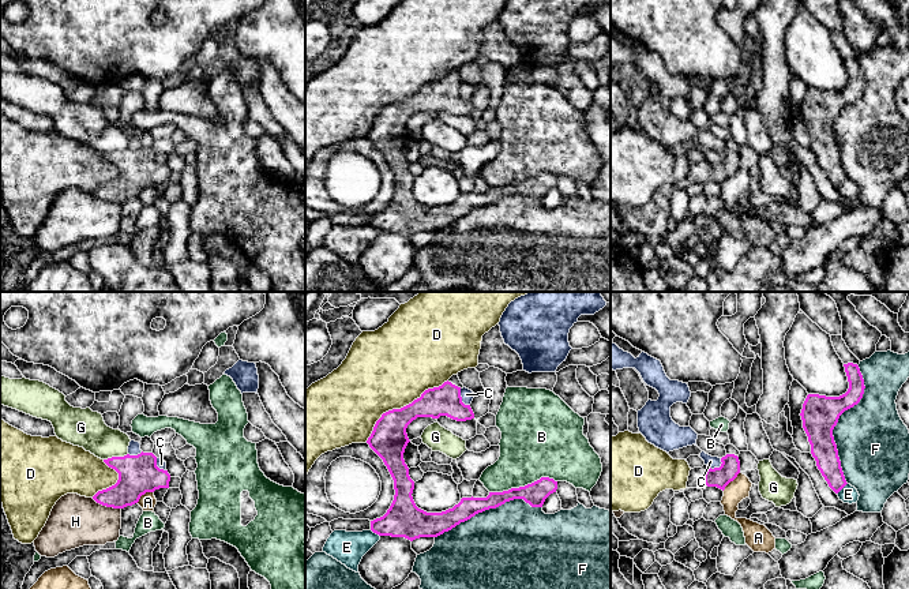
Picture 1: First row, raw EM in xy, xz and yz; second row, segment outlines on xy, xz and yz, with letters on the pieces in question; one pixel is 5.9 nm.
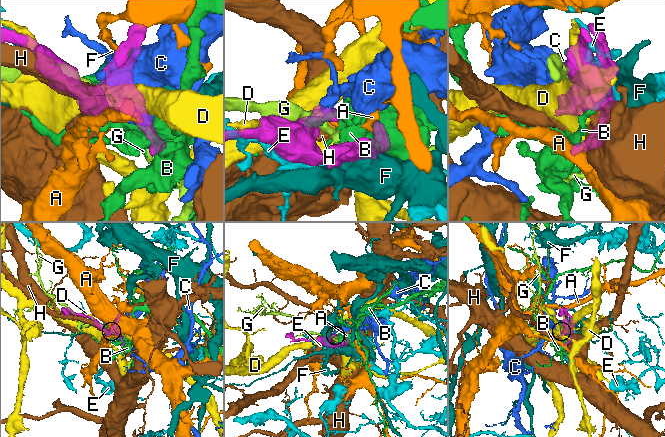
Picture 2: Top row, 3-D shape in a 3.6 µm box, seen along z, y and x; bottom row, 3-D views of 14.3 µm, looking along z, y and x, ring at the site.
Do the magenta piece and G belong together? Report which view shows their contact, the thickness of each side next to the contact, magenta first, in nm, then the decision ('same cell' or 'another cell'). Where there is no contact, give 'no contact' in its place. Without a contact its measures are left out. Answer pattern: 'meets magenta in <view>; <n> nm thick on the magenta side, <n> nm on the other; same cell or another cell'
meets magenta in xy; 220 nm thick on the magenta side, 220 nm on the other; another cell

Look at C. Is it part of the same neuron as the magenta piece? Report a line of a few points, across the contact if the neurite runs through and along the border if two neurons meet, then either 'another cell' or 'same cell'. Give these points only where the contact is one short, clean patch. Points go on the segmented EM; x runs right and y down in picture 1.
line xz (459, 389), (462, 401), (469, 405); another cell

